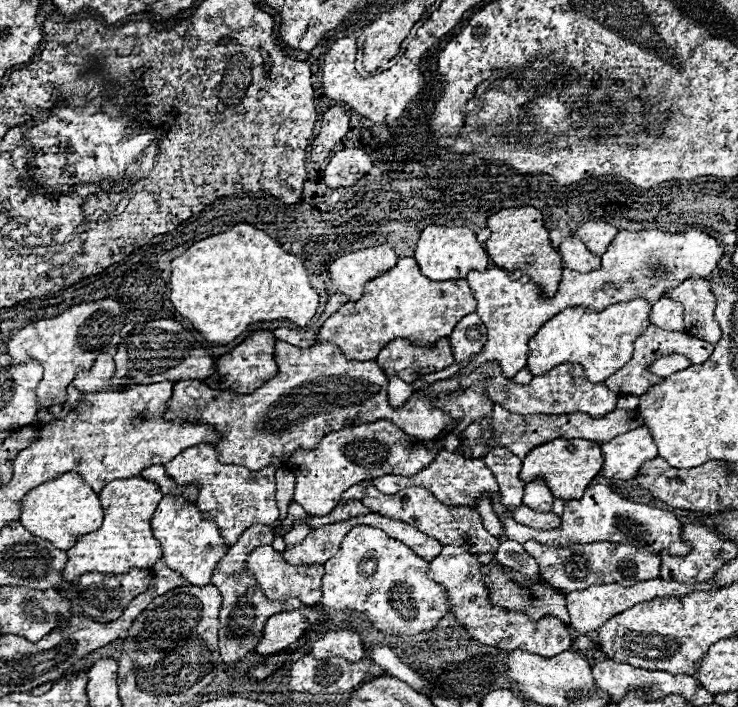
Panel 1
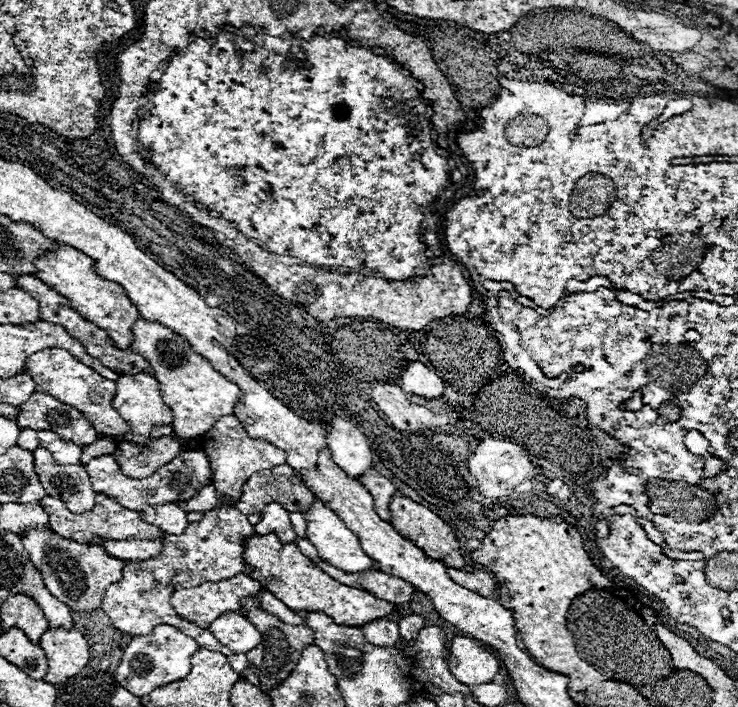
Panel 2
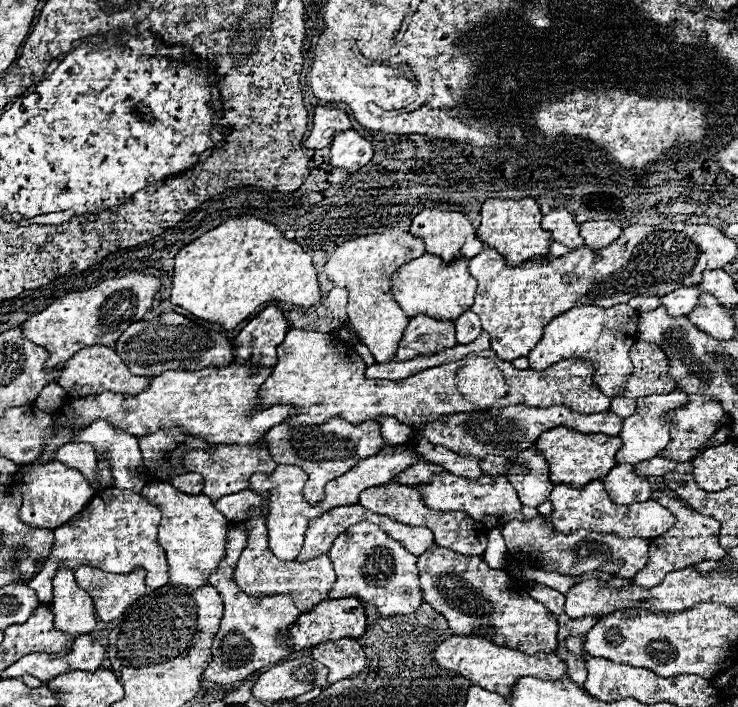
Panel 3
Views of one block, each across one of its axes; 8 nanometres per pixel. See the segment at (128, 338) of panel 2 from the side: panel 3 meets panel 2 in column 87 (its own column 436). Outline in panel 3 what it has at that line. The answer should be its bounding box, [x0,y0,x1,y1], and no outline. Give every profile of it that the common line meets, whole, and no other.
[392,254,476,320]

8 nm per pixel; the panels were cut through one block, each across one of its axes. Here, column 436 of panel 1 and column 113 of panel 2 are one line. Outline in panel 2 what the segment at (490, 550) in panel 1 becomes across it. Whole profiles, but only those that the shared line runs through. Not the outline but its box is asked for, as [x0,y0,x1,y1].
[40,494,164,544]

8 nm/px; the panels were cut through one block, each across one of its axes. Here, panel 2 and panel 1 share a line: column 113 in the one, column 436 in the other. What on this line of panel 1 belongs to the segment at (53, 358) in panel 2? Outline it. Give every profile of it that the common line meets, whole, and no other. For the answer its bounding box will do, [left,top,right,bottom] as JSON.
[166,340,462,470]

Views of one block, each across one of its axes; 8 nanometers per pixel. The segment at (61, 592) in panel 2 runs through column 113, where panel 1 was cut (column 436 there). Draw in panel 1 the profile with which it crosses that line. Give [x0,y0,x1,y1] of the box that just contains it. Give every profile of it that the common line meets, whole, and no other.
[428,546,572,656]

